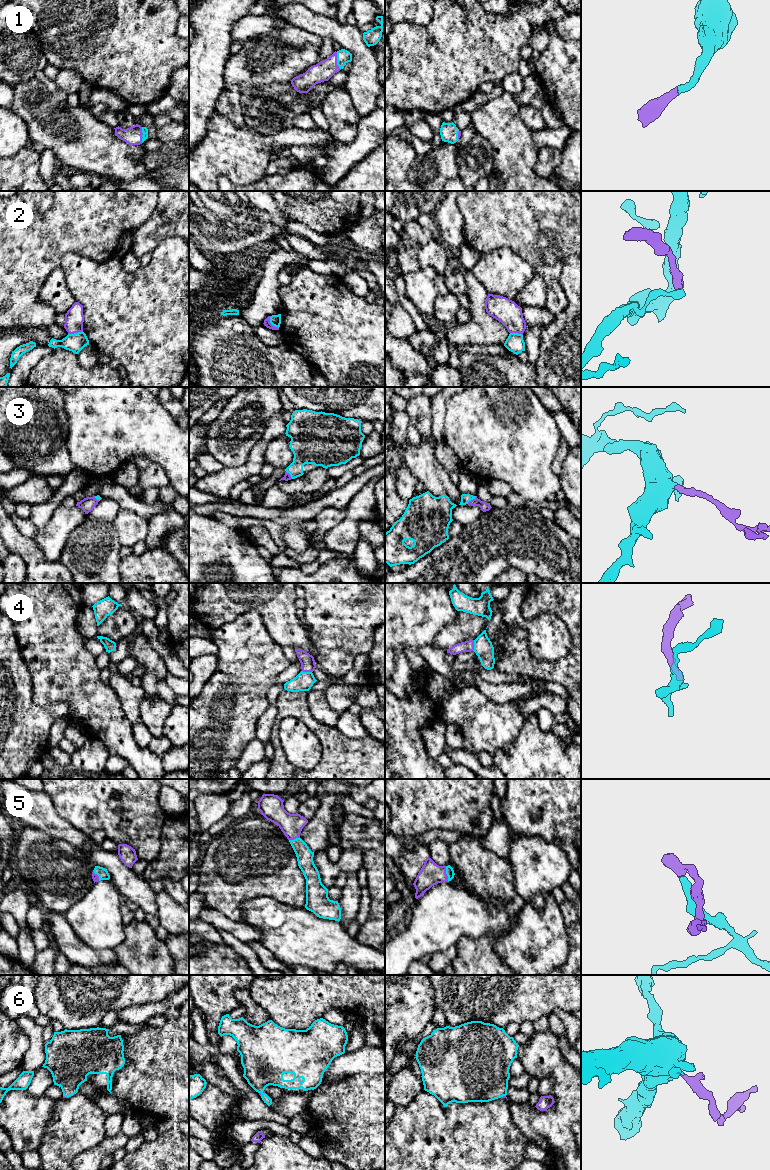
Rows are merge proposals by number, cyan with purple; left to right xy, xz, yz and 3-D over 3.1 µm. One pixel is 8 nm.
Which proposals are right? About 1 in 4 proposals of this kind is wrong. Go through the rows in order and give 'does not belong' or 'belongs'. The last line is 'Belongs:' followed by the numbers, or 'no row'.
1: belongs
2: does not belong
3: belongs
4: belongs
5: belongs
6: belongs
Belongs: 1, 3, 4, 5, 6

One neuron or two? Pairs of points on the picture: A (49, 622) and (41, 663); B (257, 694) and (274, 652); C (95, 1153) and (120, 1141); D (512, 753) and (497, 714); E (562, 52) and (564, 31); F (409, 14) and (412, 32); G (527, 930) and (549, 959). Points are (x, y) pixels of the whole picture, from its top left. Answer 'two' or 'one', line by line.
A: one
B: one
C: one
D: two
E: two
F: two
G: one

